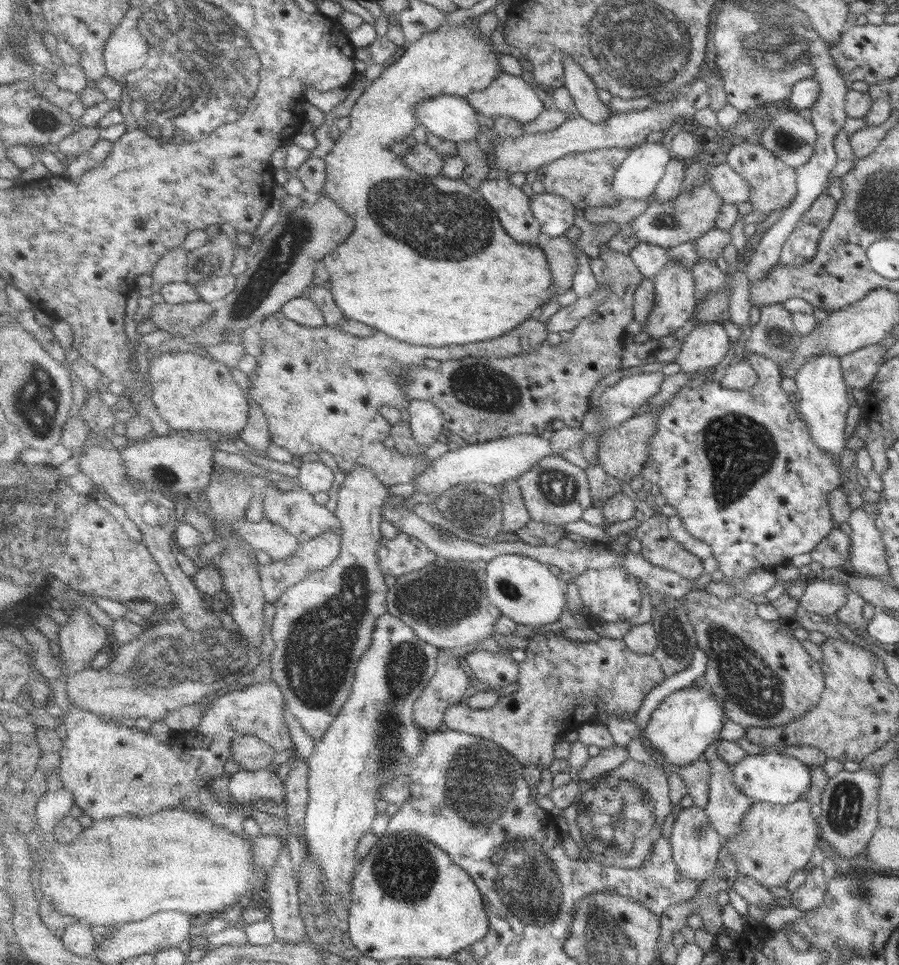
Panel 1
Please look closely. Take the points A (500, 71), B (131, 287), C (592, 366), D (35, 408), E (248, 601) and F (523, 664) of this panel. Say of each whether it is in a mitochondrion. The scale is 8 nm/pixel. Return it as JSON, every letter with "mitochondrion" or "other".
{"A":"other","B":"other","C":"other","D":"mitochondrion","E":"other","F":"other"}

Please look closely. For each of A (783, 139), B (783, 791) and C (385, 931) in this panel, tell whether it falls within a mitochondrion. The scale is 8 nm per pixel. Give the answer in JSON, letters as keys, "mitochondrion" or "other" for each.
{"A":"mitochondrion","B":"other","C":"other"}

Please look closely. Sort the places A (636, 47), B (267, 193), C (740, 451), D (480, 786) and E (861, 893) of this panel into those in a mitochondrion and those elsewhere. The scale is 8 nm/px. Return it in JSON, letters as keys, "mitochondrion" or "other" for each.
{"A":"mitochondrion","B":"other","C":"mitochondrion","D":"mitochondrion","E":"mitochondrion"}

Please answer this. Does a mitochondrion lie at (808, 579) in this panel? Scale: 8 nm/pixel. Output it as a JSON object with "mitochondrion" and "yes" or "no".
{"mitochondrion":"no"}

